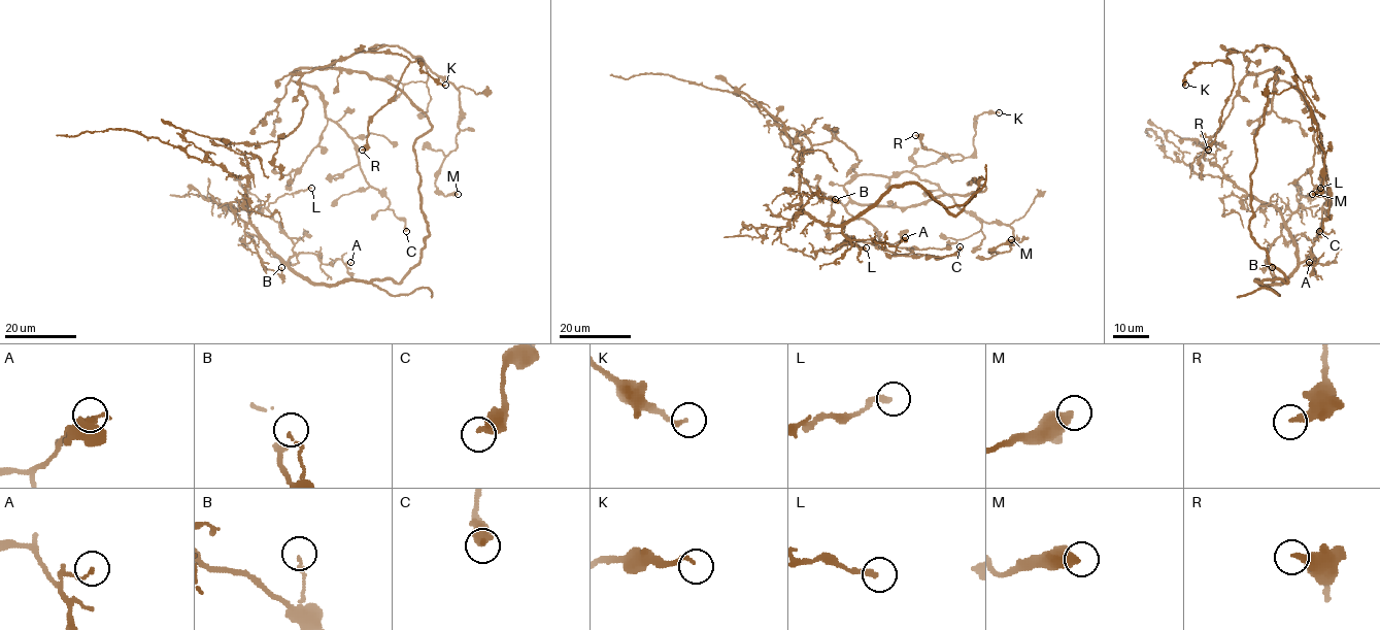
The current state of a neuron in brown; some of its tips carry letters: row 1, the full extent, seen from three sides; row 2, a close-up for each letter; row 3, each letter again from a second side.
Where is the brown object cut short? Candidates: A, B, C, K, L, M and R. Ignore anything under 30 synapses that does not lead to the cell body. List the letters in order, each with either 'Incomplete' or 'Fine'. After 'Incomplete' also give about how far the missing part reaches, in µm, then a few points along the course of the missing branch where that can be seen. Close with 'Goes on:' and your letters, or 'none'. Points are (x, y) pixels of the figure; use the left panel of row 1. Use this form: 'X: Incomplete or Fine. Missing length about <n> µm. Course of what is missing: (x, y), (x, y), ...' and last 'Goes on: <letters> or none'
A: Fine
B: Fine
C: Fine
K: Fine
L: Fine
M: Fine
R: Fine
Goes on: none

